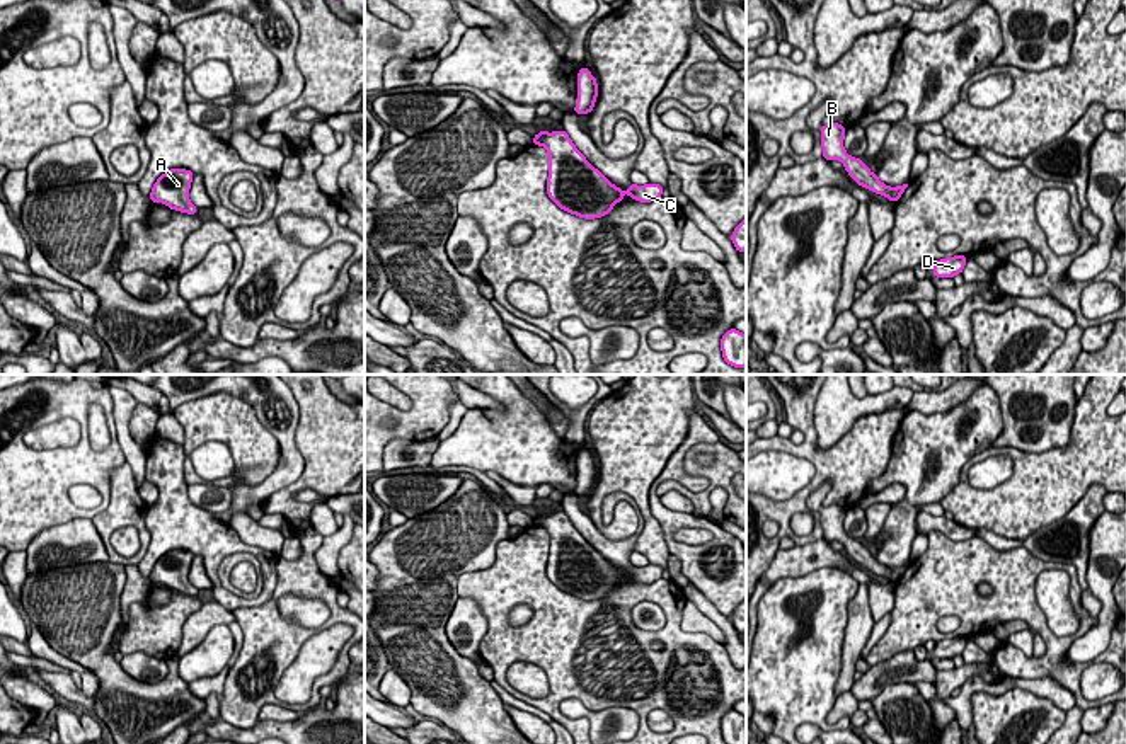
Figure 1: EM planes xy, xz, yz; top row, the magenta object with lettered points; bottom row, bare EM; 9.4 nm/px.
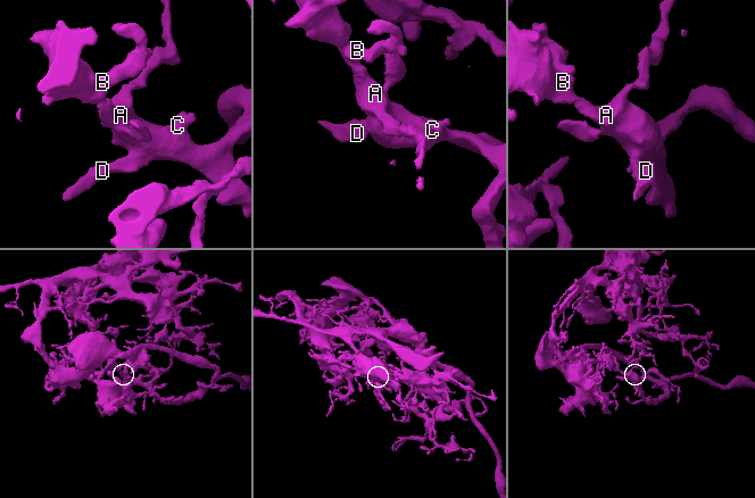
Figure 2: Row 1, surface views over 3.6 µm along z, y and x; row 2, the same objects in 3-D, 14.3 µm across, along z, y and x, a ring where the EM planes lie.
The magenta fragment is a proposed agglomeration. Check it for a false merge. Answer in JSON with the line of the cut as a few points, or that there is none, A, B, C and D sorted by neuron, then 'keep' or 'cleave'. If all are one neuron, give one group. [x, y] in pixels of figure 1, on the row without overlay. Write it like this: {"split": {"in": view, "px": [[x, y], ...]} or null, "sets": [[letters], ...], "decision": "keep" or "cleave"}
{"split": null, "sets": [["A", "B", "C", "D"]], "decision": "keep"}

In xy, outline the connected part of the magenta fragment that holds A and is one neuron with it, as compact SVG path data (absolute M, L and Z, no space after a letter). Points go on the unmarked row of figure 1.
M170 550L152 569L152 584L164 584L170 591L196 596L198 589L189 582L189 569L194 555L186 550Z

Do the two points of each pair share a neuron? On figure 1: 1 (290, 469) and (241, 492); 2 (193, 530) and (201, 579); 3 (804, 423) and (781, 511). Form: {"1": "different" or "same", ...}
{"1": "same", "2": "different", "3": "same"}

